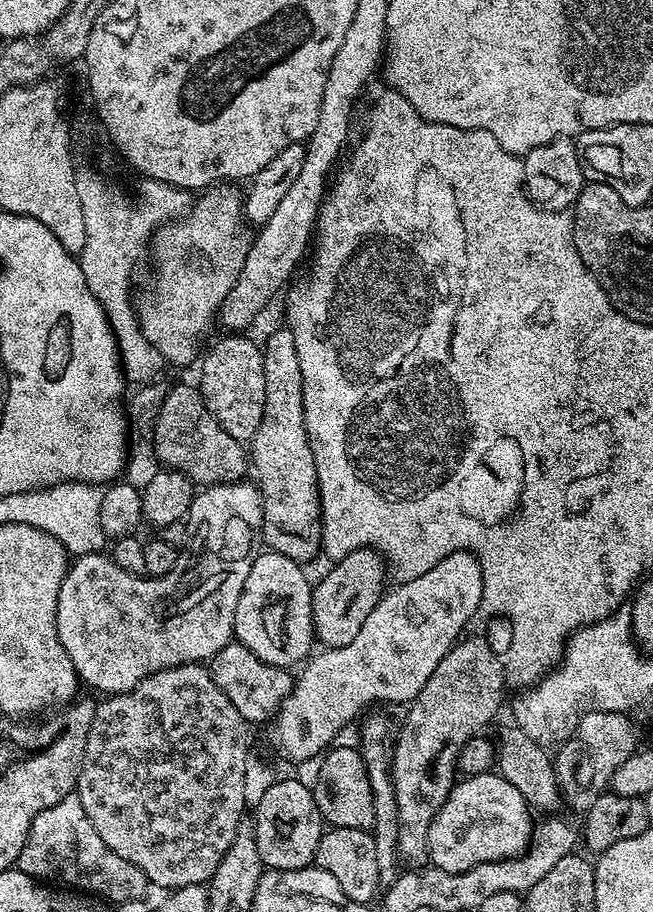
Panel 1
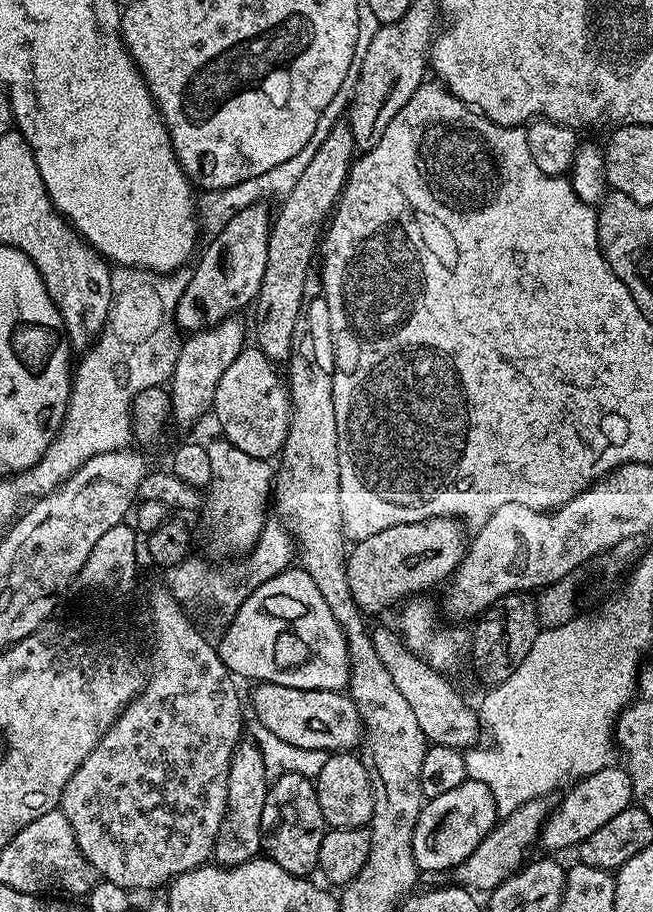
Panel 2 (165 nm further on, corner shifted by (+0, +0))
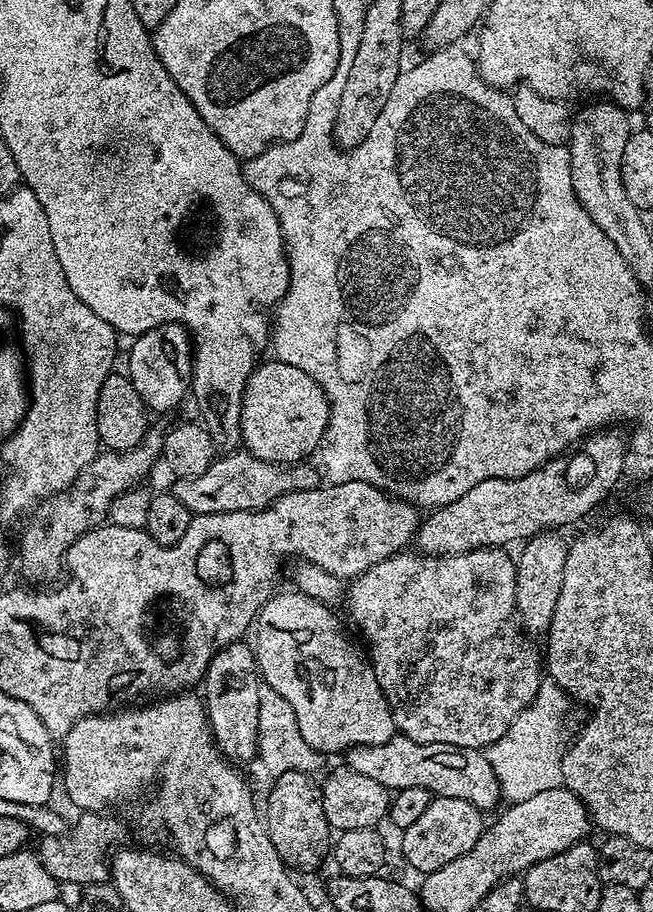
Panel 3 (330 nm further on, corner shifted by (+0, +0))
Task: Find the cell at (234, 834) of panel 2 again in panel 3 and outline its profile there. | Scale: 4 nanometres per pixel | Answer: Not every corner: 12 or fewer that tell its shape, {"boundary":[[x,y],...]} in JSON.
{"boundary":[[218,650],[202,681],[216,747],[258,756],[256,653]]}

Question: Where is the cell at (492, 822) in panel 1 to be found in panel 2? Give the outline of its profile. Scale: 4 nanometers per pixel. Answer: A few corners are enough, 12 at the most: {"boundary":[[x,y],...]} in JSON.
{"boundary":[[464,780],[414,826],[421,873],[455,870],[492,833],[494,794]]}

